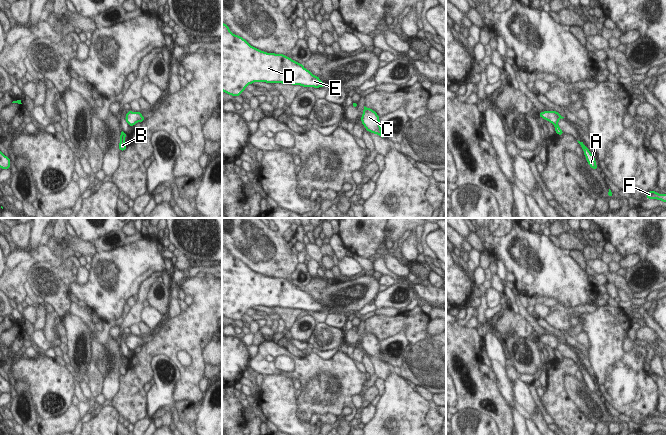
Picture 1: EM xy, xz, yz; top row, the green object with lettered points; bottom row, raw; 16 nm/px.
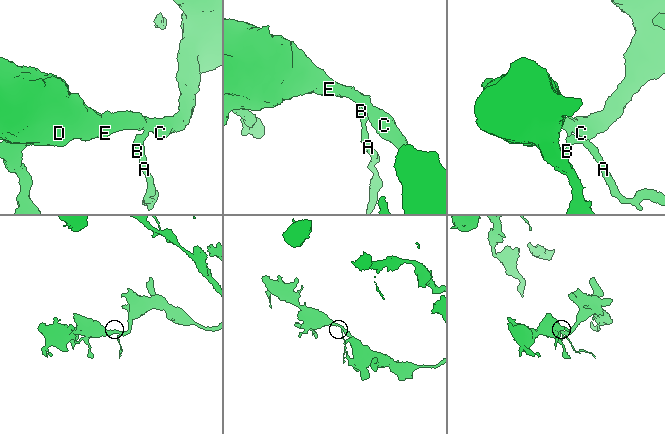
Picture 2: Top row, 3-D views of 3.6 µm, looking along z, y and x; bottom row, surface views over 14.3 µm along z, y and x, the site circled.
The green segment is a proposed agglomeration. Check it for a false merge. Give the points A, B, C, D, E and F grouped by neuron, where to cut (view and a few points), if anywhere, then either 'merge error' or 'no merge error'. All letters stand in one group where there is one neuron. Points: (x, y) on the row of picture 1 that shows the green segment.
groups A B F / C D E; cut yz (556, 123), (554, 126); merge error

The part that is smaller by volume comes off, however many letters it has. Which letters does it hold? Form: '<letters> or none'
A, B, F

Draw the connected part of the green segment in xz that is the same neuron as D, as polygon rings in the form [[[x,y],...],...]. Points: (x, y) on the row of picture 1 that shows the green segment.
[[[222,23],[222,91],[240,96],[247,85],[258,81],[306,88],[325,86],[319,76],[314,76],[303,64],[283,54],[266,53],[252,47]]]

